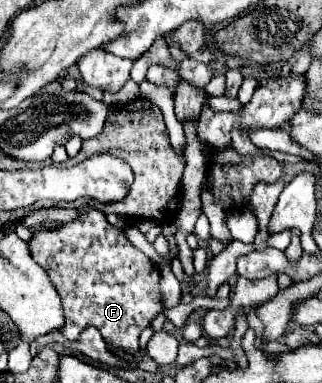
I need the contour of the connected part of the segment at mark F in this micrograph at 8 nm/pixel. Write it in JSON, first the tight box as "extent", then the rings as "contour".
{"extent":[29,210,163,356],"contour":[[[87,210],[75,220],[61,224],[51,230],[33,232],[29,240],[29,250],[33,260],[47,272],[57,294],[61,296],[65,310],[65,326],[59,330],[69,342],[77,342],[87,326],[95,326],[107,346],[117,346],[125,354],[133,356],[139,352],[139,334],[151,320],[163,310],[159,294],[159,268],[125,236],[123,228],[111,226],[99,210]]]}

